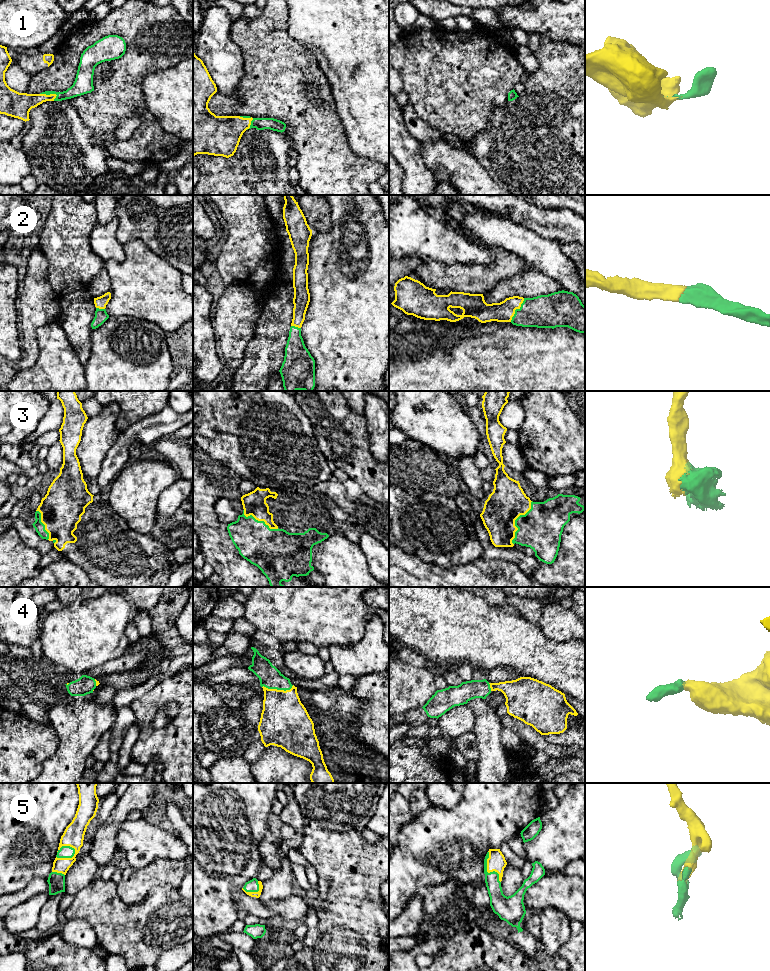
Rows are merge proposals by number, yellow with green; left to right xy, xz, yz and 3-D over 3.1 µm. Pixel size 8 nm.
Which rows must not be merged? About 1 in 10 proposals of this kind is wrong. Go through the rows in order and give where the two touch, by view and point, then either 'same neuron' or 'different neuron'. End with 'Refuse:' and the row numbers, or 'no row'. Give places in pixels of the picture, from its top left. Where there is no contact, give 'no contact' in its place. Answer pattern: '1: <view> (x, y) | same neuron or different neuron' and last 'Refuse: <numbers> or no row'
1: xy (50, 94) | same neuron
2: yz (516, 308) | same neuron
3: yz (514, 521) | same neuron
4: xz (277, 690) | same neuron
5: xy (67, 858) | same neuron
Refuse: no row

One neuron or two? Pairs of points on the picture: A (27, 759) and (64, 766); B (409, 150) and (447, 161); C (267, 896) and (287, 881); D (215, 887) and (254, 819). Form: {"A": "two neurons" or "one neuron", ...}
{"A": "two neurons", "B": "two neurons", "C": "one neuron", "D": "one neuron"}

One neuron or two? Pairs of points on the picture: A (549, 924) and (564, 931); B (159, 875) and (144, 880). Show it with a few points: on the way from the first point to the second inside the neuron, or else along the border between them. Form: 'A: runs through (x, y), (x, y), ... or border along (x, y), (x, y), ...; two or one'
A: runs through (553, 927), (560, 931); one
B: runs through (155, 875), (148, 877); one

